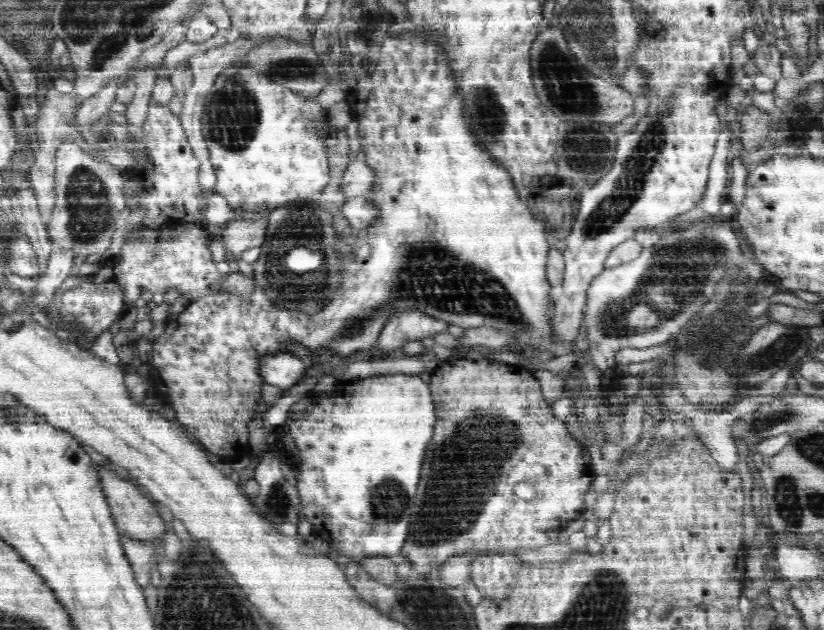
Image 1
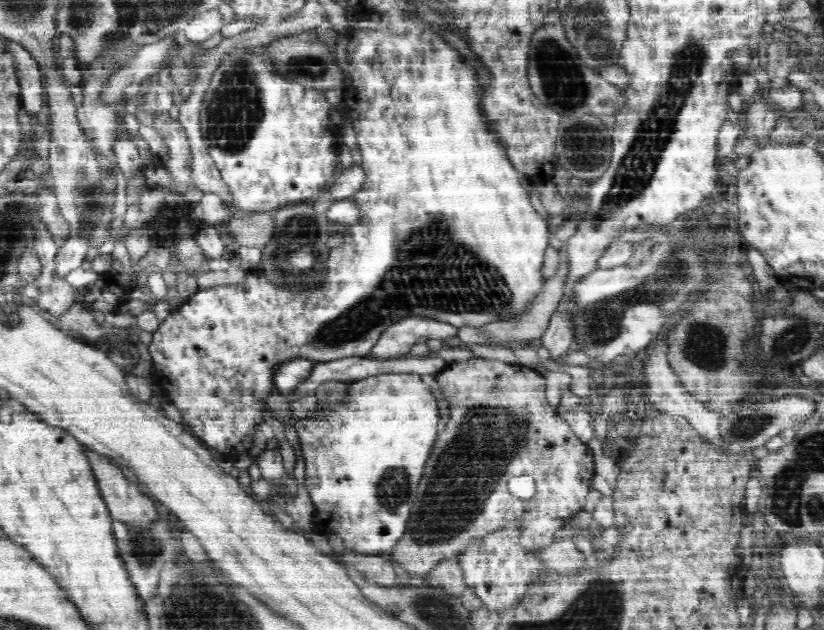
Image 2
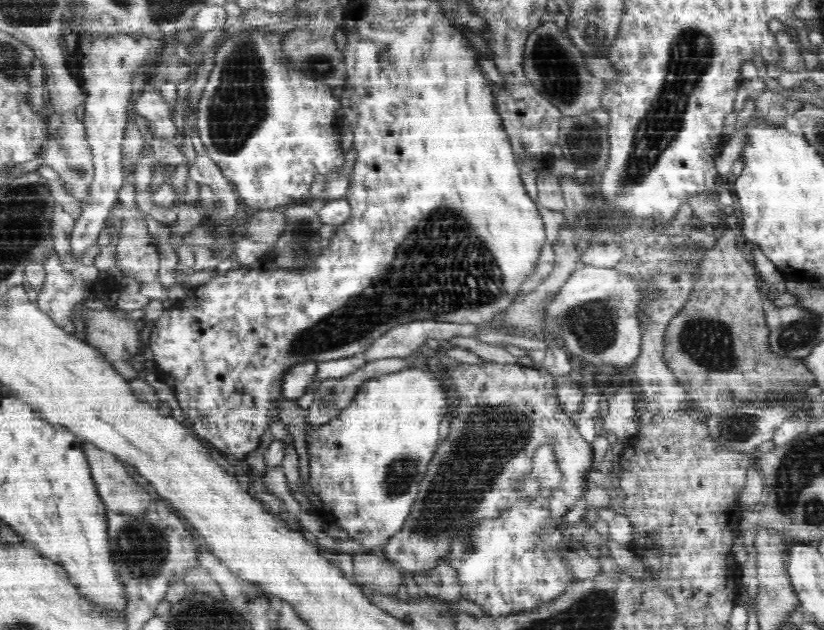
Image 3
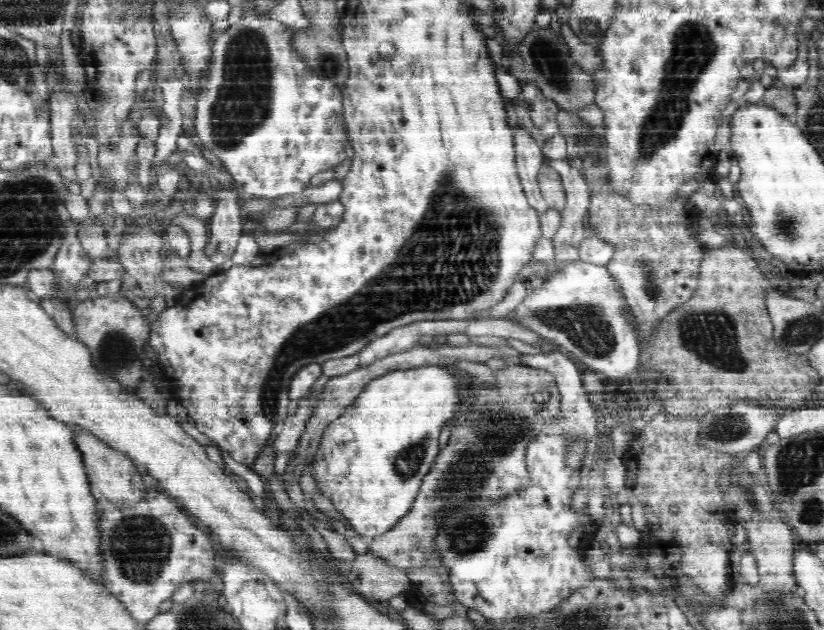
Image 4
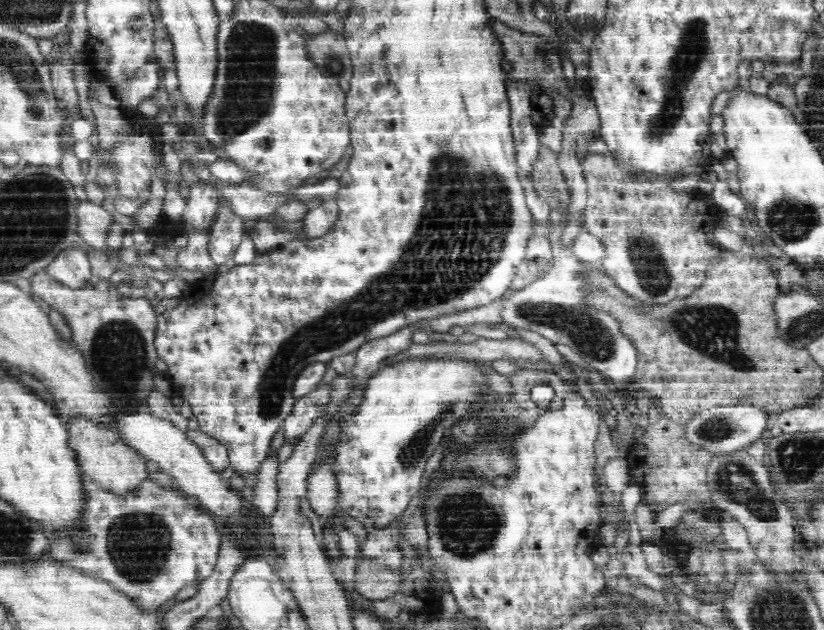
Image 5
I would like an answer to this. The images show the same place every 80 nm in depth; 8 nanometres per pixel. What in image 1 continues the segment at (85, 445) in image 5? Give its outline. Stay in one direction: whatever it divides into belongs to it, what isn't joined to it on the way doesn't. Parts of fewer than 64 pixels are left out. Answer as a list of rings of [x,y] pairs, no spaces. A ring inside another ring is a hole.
[[[97,467],[97,473],[118,532],[120,534],[124,533],[125,536],[133,537],[134,540],[162,541],[167,527],[158,515],[153,501],[148,500],[138,491],[136,483],[120,479],[115,472],[108,471],[104,467]]]

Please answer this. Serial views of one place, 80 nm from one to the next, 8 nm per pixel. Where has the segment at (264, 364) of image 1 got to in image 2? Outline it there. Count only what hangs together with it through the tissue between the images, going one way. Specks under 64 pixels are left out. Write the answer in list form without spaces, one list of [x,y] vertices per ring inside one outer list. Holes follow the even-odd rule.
[[[294,358],[288,362],[282,362],[273,370],[273,383],[280,394],[287,396],[294,395],[296,388],[309,378],[313,371],[312,360]]]

